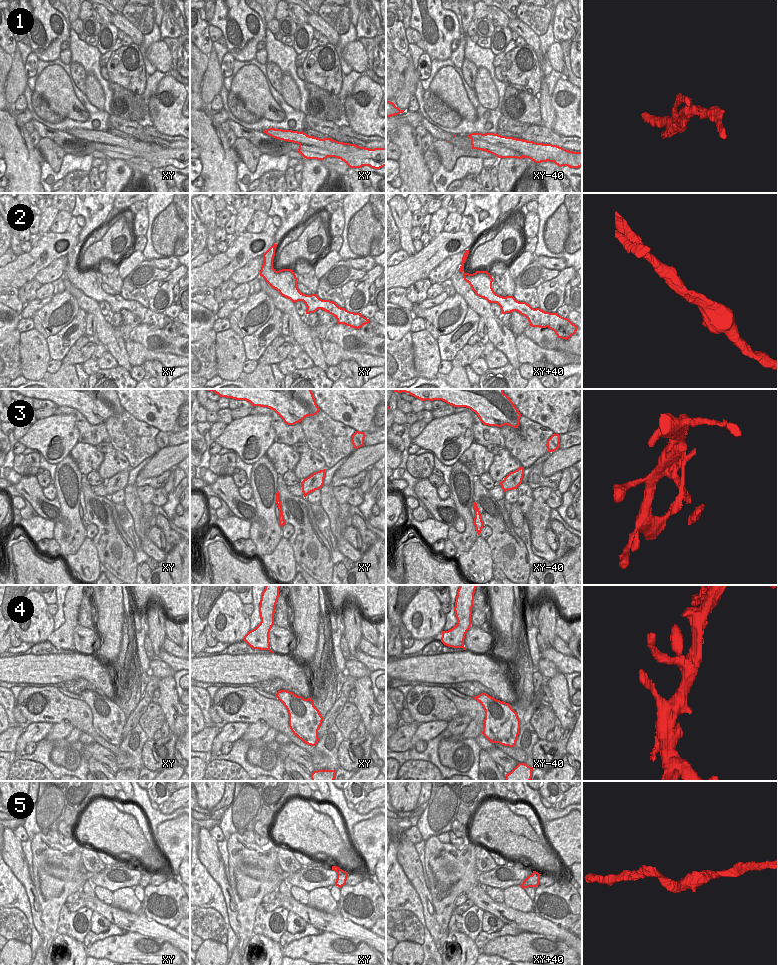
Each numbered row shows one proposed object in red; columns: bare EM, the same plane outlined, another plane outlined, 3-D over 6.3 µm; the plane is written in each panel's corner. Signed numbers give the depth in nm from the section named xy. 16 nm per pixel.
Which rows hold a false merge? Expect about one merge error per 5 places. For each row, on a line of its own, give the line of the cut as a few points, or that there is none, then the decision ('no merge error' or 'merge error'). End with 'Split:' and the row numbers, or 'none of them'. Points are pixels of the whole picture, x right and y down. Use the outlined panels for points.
1: cut in xy-40 along (471, 138), (486, 140), (517, 151), (526, 141); merge error
2: no cut; no merge error
3: no cut; no merge error
4: no cut; no merge error
5: no cut; no merge error
Split: 1

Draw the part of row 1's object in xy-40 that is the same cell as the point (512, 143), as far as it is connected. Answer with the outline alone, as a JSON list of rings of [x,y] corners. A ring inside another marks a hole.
[[[471,133],[467,136],[469,136],[470,139],[487,141],[488,143],[491,143],[493,145],[509,148],[517,152],[520,152],[521,144],[527,141],[527,140],[517,139],[513,137],[501,136],[501,135],[498,135],[497,133],[496,134],[494,133],[486,133],[486,134]]]

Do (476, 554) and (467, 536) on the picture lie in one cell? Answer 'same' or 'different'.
different

